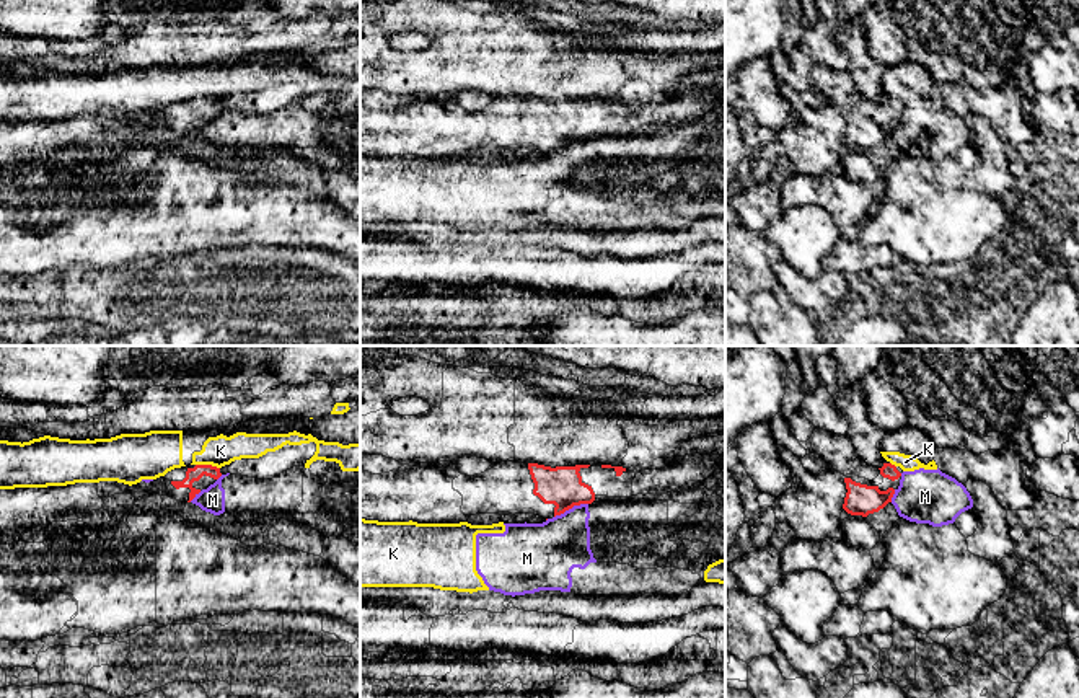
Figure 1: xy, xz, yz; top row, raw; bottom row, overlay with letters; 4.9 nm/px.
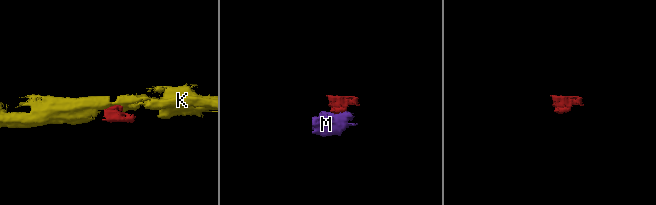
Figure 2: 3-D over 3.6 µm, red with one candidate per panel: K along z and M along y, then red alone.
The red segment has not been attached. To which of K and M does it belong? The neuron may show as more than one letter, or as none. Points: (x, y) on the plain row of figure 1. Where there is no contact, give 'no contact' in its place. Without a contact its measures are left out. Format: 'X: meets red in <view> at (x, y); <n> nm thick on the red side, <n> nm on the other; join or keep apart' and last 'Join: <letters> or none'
K: meets red in xy at (207, 100); 70 nm thick on the red side, 150 nm on the other; keep apart
M: meets red in xz at (571, 142); 200 nm thick on the red side, 300 nm on the other; keep apart
Join: none

